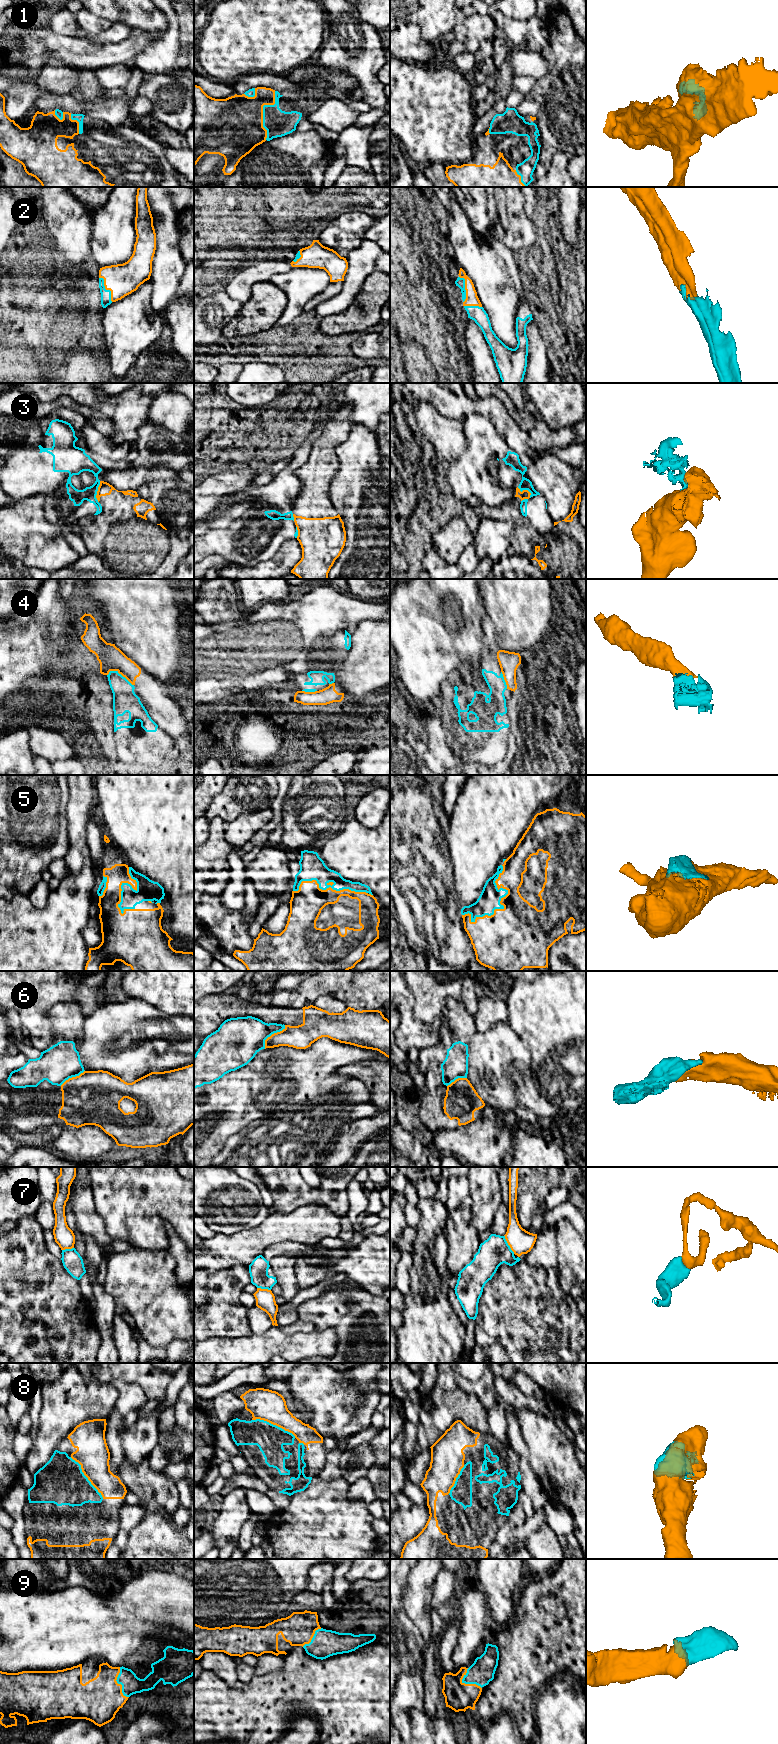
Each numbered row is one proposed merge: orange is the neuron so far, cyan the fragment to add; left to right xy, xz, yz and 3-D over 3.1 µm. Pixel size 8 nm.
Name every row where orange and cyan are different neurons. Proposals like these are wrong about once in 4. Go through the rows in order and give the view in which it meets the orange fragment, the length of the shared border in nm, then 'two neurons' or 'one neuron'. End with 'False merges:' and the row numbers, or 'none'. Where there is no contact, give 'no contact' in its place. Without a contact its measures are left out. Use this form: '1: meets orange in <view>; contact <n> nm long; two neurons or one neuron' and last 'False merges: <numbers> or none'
1: meets orange in xz; contact 400 nm long; one neuron
2: meets orange in xy; contact 220 nm long; one neuron
3: meets orange in xy; contact 180 nm long; two neurons
4: meets orange in xy; contact 240 nm long; two neurons
5: meets orange in yz; contact 550 nm long; one neuron
6: meets orange in xz; contact 260 nm long; two neurons
7: meets orange in yz; contact 170 nm long; two neurons
8: meets orange in xy; contact 420 nm long; one neuron
9: meets orange in xy; contact 260 nm long; one neuron
False merges: 3, 4, 6, 7

